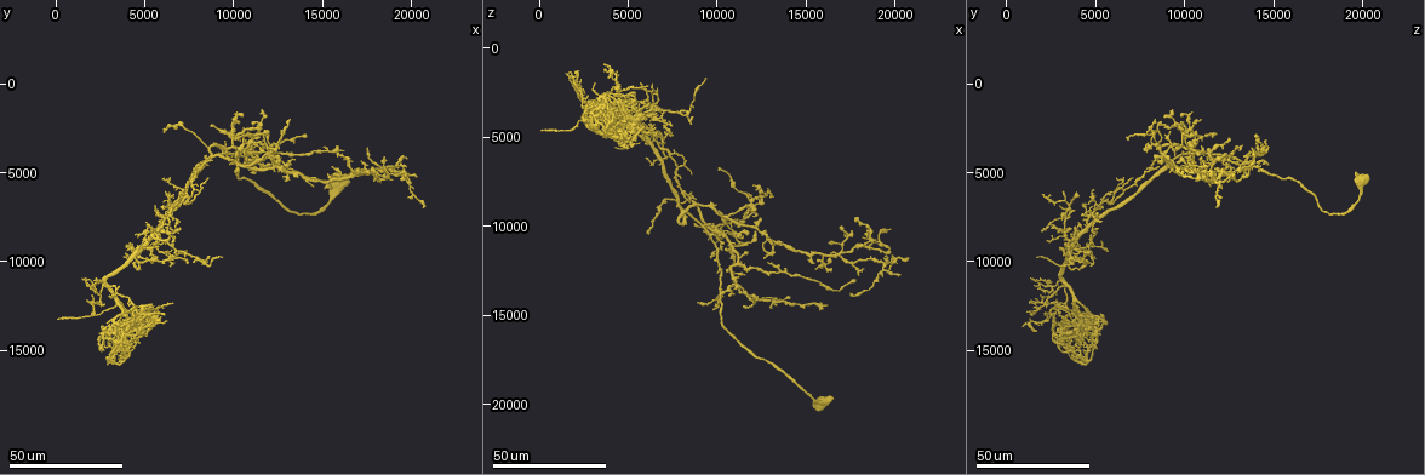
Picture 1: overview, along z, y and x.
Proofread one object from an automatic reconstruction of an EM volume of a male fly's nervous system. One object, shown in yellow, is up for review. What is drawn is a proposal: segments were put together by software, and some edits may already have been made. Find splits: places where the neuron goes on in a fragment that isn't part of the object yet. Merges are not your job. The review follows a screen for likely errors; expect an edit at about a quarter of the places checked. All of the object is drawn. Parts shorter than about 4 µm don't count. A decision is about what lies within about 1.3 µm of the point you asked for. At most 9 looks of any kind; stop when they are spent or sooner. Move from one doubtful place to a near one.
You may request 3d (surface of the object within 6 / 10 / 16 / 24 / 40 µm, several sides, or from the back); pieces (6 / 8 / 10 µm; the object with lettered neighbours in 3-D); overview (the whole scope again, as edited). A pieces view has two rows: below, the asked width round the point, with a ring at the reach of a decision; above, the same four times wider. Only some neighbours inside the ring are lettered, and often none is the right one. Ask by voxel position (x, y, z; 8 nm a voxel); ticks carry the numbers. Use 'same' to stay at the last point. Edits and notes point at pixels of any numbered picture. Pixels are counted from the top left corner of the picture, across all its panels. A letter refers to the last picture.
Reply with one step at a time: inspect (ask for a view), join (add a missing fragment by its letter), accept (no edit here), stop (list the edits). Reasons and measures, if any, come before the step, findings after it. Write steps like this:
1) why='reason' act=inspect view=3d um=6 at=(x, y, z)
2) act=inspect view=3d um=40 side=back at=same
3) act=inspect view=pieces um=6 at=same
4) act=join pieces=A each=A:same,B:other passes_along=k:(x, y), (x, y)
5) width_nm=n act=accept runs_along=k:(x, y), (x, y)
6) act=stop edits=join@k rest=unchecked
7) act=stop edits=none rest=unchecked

why='free end' act=inspect view=3d um=24 at=(3400, 14400, 2600)

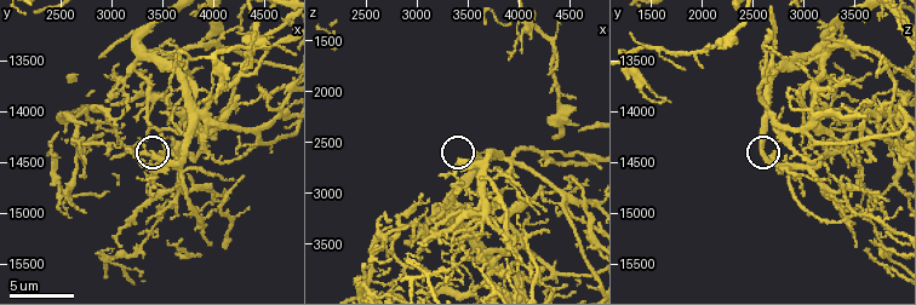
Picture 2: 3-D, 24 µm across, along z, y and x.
why='see the neighbours' act=inspect view=pieces um=6 at=(3420, 14420, 2680)

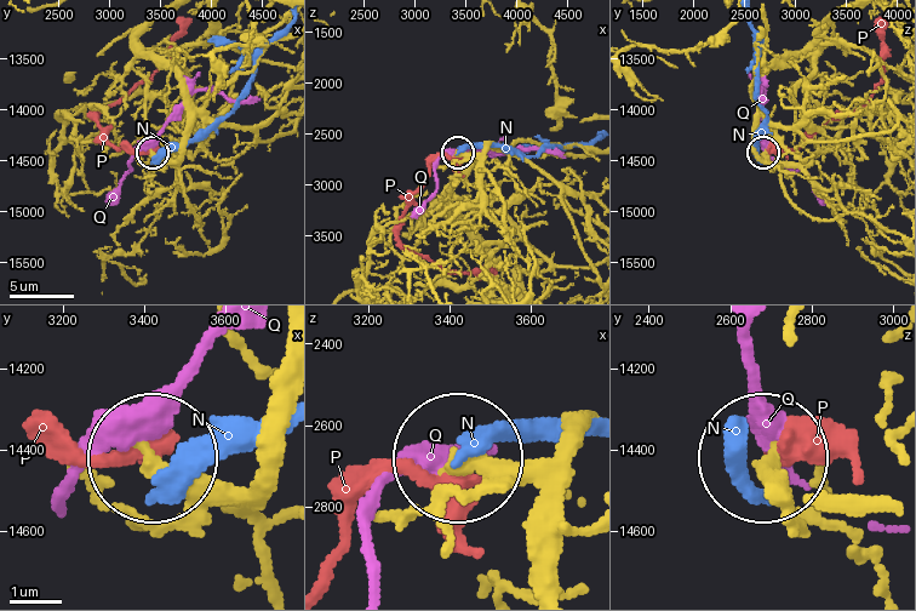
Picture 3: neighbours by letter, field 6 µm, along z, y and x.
act=accept each=N:other,P:other,Q:other found='no lettered fragment goes on from it'

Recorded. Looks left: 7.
why='branch stops here' act=inspect view=3d um=24 at=(3000, 15600, 4200)

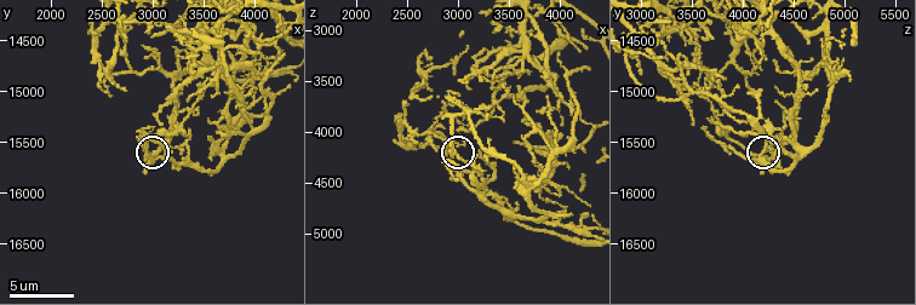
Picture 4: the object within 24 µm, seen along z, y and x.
act=inspect view=pieces um=6 at=(2940, 15780, 4200)

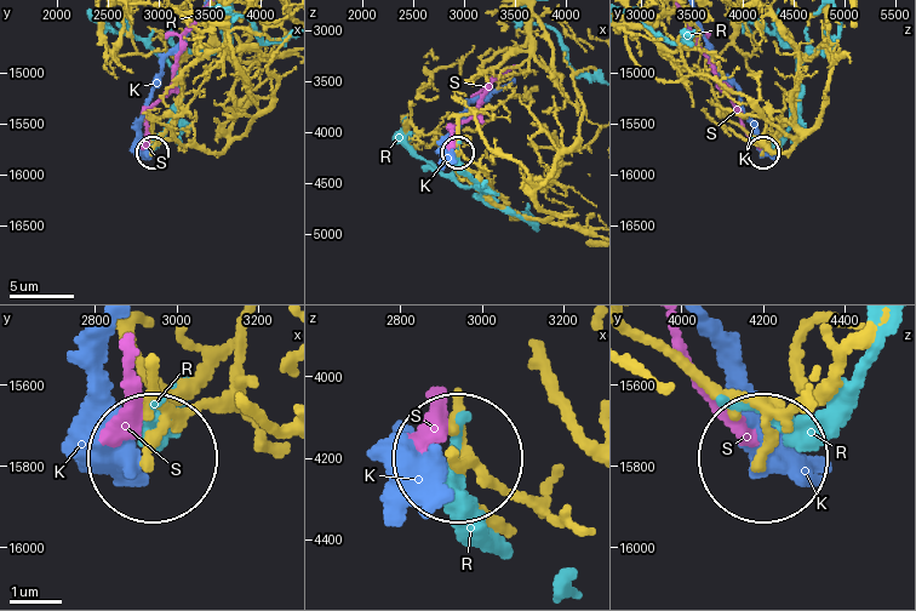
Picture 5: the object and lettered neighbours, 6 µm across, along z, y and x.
act=accept each=K:other,R:other,S:other runs_along=5:(215, 376), (153, 450) found='no lettered fragment goes on from it'

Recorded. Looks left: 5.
why='free end' act=inspect view=3d um=24 at=(3800, 13600, 1000)

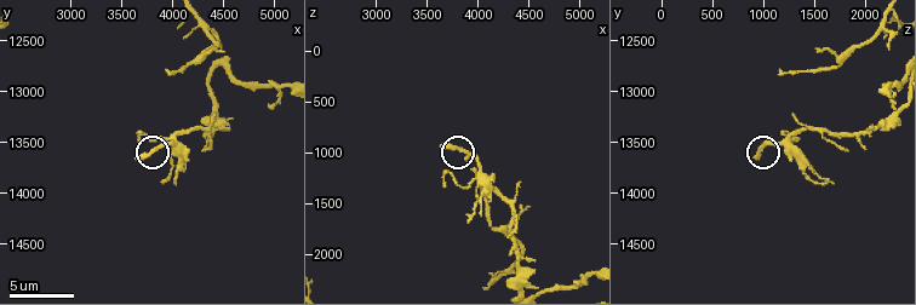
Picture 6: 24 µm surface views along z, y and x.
act=inspect view=pieces um=10 at=(3640, 13660, 960)

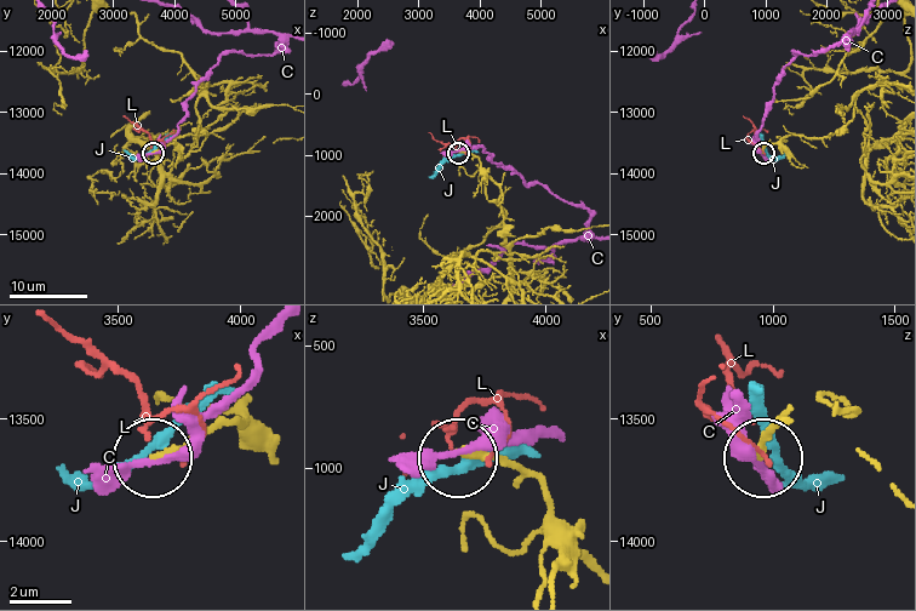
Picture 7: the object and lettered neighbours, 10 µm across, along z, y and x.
act=accept each=C:other,J:other,L:other runs_along=7:(253, 403), (245, 418), (154, 455) found='no lettered fragment goes on from it'

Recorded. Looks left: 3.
why='an open end' act=inspect view=pieces um=6 at=(3020, 14440, 3980)

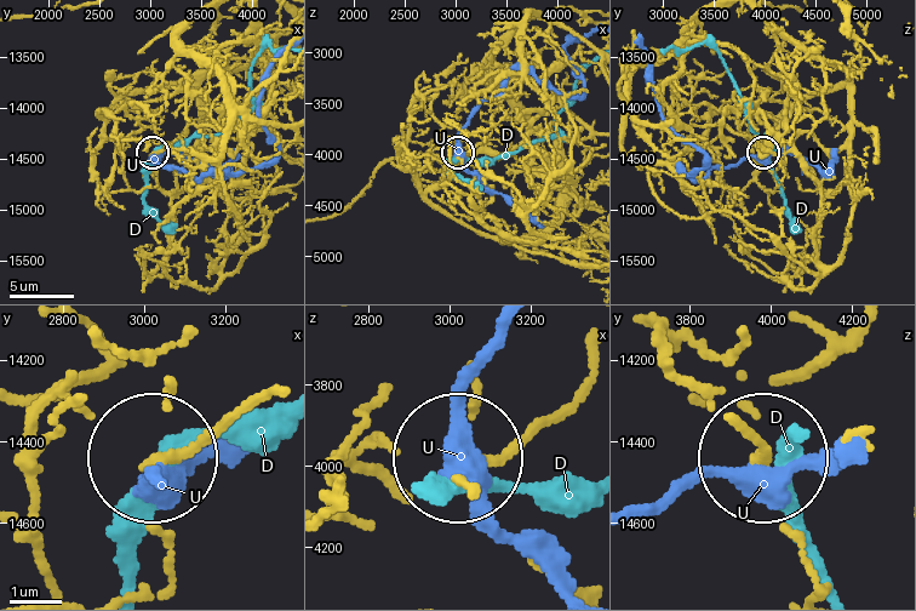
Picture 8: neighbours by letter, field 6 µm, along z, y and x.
act=accept each=D:other,U:other runs_along=8:(273, 392), (160, 452) found='no lettered fragment goes on from it'

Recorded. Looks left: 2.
act=stop edits=none rest=unchecked

